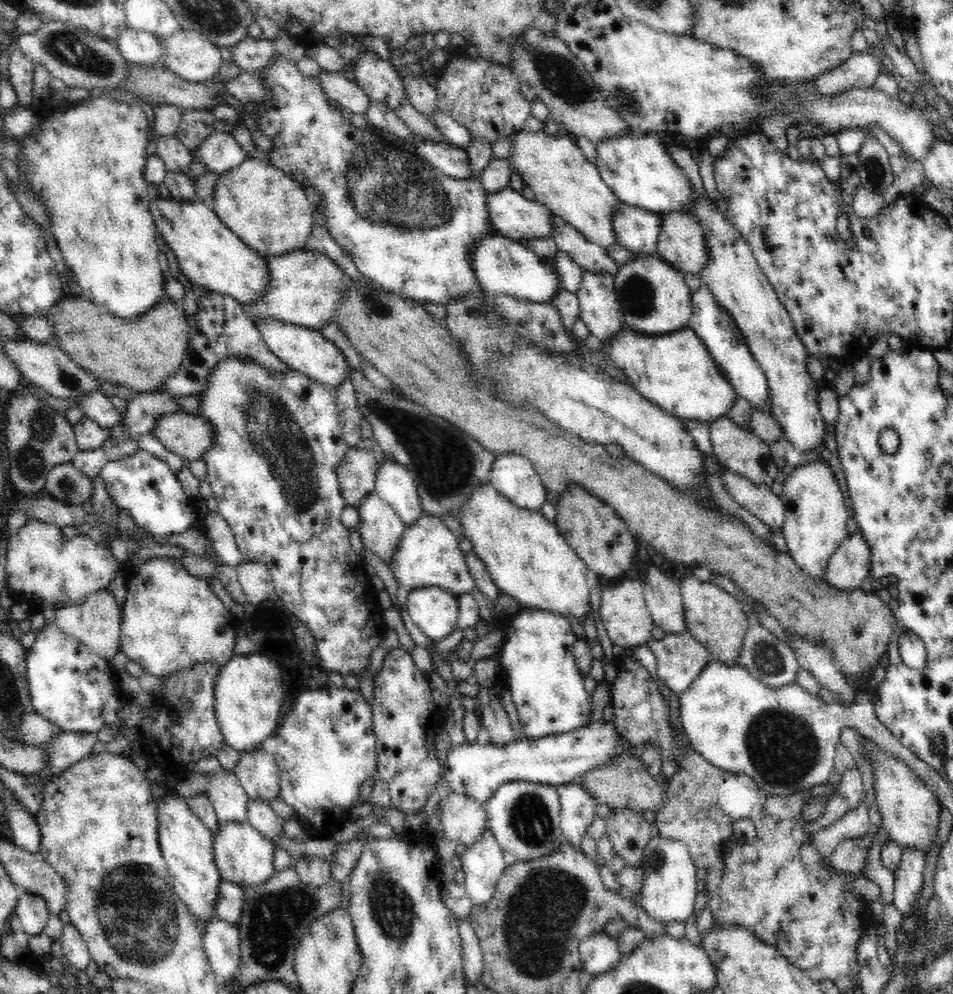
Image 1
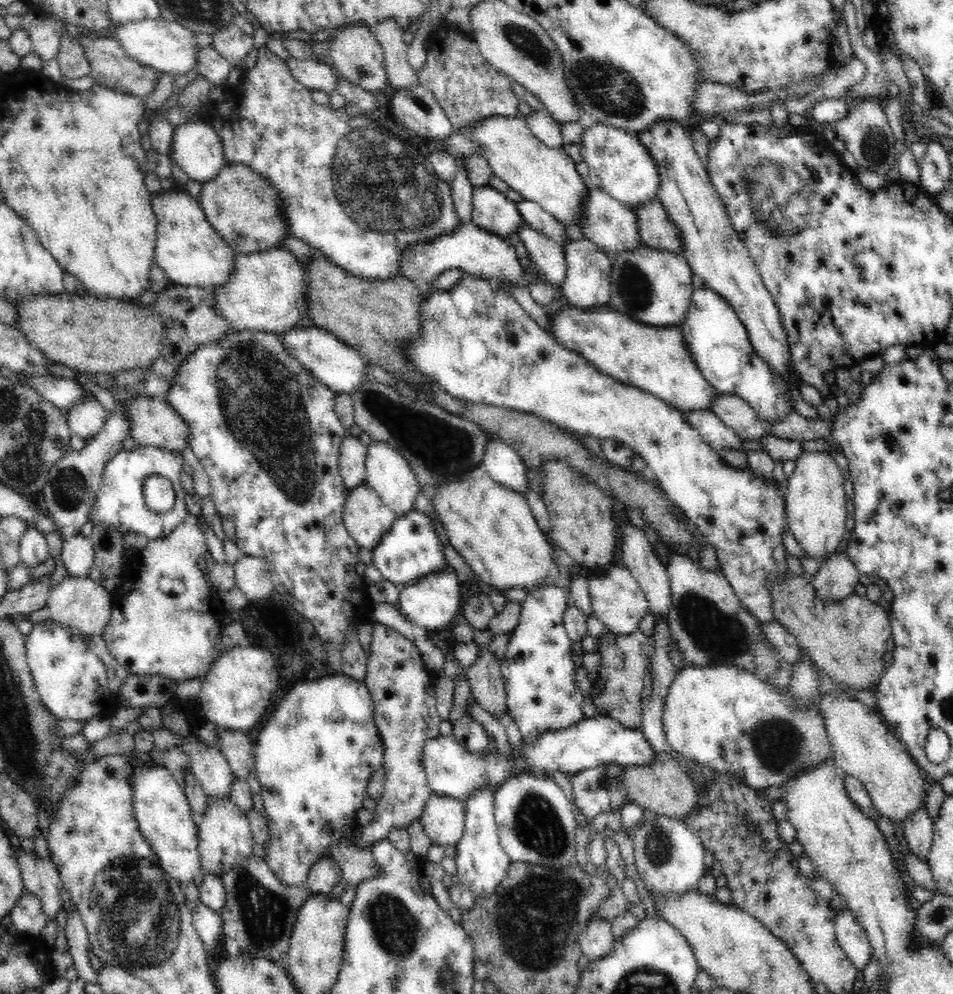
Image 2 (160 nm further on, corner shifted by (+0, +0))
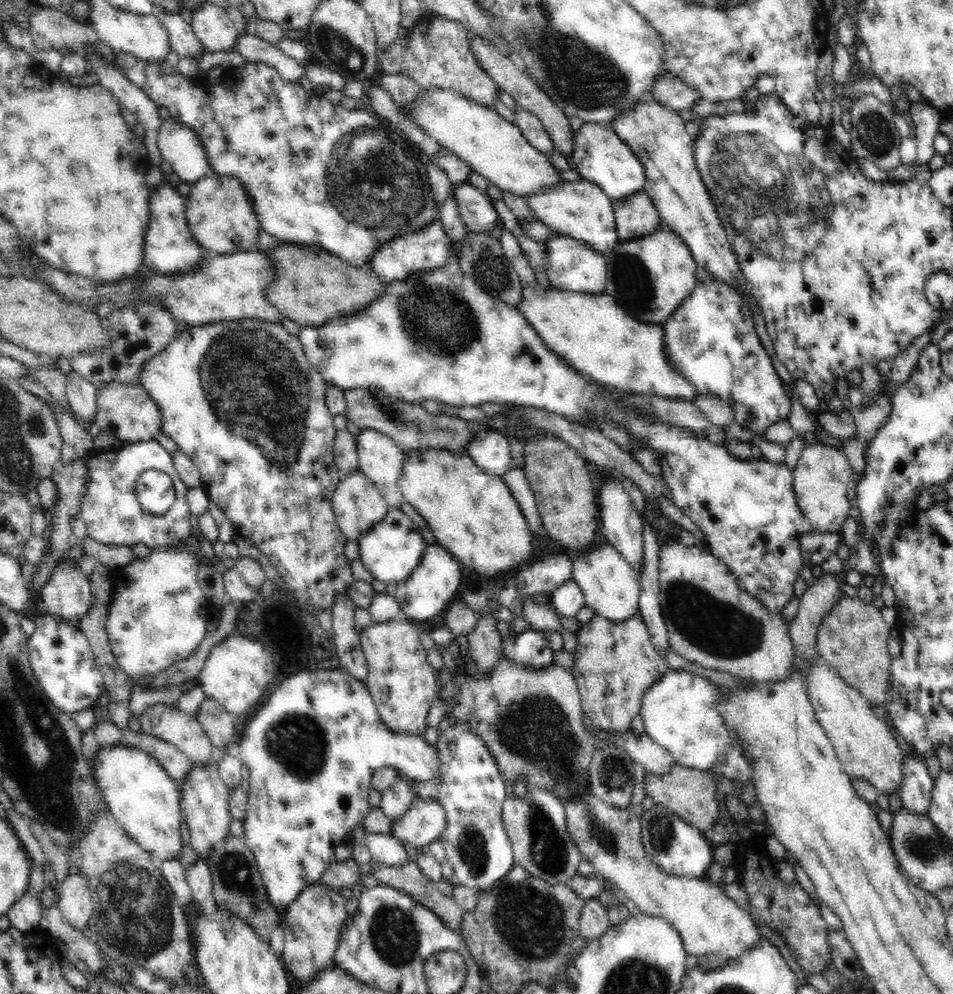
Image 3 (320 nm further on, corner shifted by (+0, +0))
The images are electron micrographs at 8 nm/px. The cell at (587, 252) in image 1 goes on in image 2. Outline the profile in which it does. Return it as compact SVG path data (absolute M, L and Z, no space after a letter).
M524 200L518 203L520 213L524 215L527 226L549 236L558 244L564 246L568 241L563 234L566 233L564 224L560 223L554 216L548 214L538 203Z

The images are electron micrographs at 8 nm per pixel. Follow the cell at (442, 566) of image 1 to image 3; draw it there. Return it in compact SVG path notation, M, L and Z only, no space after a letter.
M389 509L385 518L376 524L368 534L364 534L358 542L358 559L372 577L389 587L401 583L411 576L418 564L422 562L428 542L422 535L421 528L416 525L400 509Z

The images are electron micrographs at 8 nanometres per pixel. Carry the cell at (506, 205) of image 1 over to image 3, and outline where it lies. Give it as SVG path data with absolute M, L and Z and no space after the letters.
M467 182L452 185L451 190L452 189L454 189L454 194L448 195L454 195L454 197L456 197L456 201L458 201L458 205L460 205L462 223L466 225L466 229L469 231L470 234L473 234L474 232L490 233L490 231L493 230L496 226L500 226L499 214L496 212L496 210L494 210L494 205L492 204L492 201L490 200L490 197L486 190L476 188L474 185L468 184Z

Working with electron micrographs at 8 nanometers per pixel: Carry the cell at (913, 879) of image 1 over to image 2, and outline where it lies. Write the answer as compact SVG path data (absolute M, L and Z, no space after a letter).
M922 806L908 822L904 822L903 833L910 853L927 861L933 843L932 817L928 813L928 808Z

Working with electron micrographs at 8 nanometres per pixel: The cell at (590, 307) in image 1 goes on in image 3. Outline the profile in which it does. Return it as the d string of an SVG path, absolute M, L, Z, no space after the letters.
M552 233L544 246L548 259L548 268L545 272L552 287L577 294L599 295L604 292L607 262L602 253L592 250L583 240L558 233Z

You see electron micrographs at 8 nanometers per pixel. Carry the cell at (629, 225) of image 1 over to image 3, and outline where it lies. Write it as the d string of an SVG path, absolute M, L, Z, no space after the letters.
M582 179L581 181L565 181L540 196L525 197L527 207L531 210L535 220L550 226L554 233L583 240L592 250L608 253L621 241L616 233L613 206L611 198L594 183Z

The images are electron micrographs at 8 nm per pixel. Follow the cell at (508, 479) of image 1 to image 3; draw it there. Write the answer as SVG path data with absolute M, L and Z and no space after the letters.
M479 429L467 454L488 475L501 477L510 470L513 461L509 445L509 438L494 429Z

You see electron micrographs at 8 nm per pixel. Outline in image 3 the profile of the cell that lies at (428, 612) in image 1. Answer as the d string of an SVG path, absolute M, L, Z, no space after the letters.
M427 544L422 557L422 562L418 564L415 572L393 586L393 592L400 602L401 612L405 618L432 620L436 614L446 610L446 604L450 604L452 598L456 598L458 586L462 582L462 565L454 555L438 544Z

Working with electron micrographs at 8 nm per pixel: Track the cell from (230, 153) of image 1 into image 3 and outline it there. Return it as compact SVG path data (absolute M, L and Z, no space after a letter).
M172 118L162 120L159 126L157 145L162 153L163 160L168 161L172 165L173 172L176 172L182 181L189 184L195 183L197 180L212 173L201 140L188 125Z

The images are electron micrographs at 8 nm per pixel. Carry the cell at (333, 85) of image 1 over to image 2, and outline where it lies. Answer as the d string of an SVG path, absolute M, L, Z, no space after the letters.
M294 57L282 59L292 69L293 76L298 82L308 89L326 92L328 95L336 92L336 86L340 83L338 83L338 74L332 66L312 59L304 60Z

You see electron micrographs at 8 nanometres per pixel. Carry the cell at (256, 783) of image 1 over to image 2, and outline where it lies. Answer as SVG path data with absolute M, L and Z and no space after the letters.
M220 727L217 730L217 747L227 758L234 776L247 779L249 772L256 772L255 760L252 754L253 742L246 731L226 732Z

